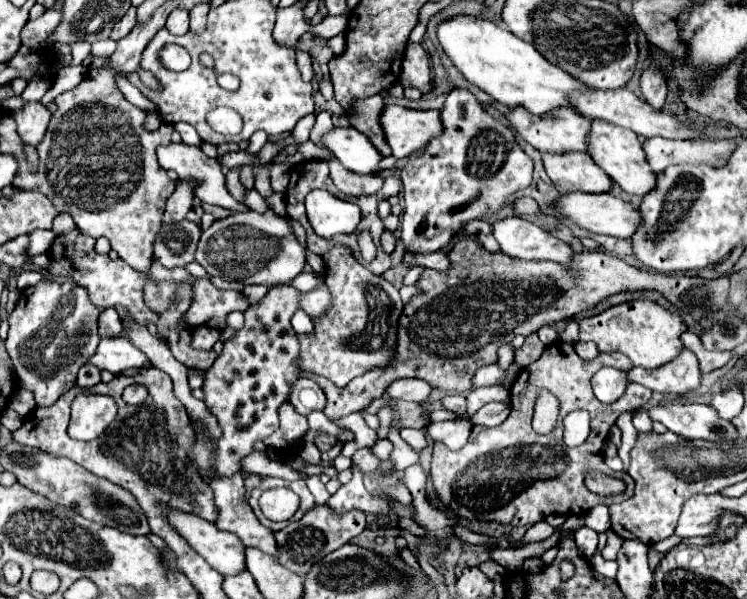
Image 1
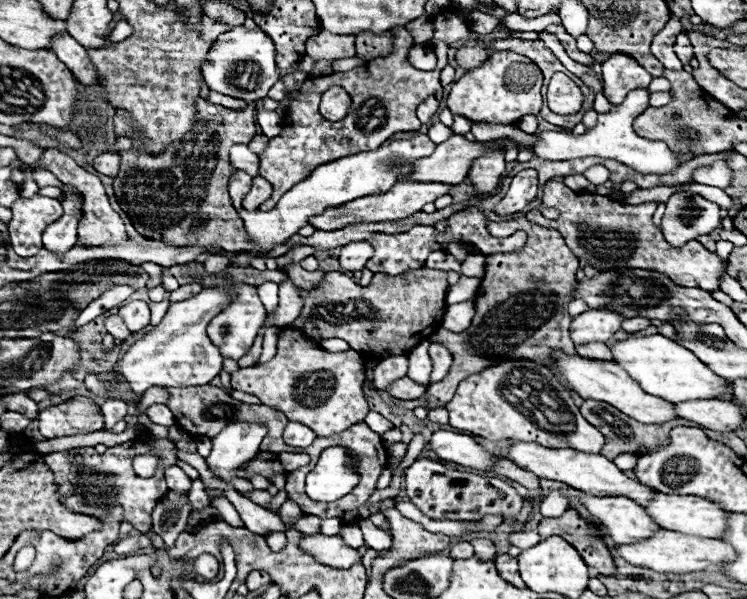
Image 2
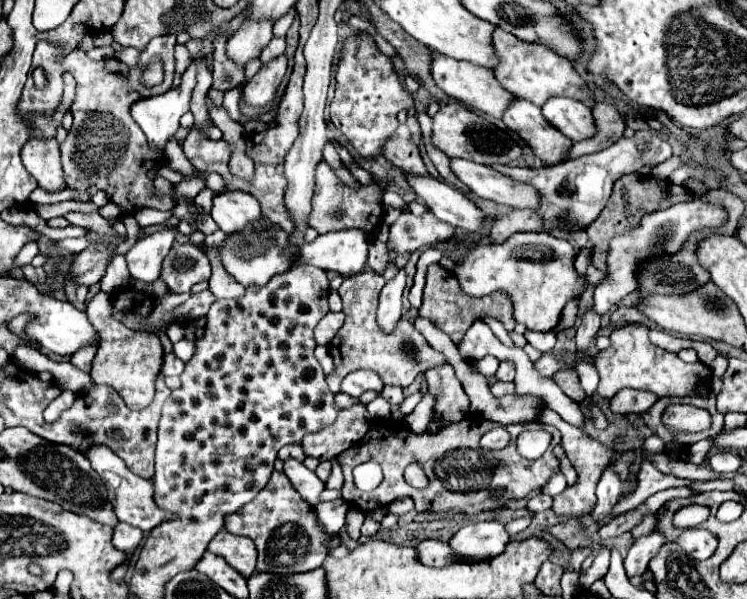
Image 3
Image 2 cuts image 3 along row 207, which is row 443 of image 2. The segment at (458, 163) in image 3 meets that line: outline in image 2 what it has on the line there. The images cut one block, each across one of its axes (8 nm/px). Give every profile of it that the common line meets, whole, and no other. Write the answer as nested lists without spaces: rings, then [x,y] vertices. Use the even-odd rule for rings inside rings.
[[[510,442],[508,446],[508,460],[512,460],[518,468],[534,472],[538,478],[546,480],[558,480],[564,482],[576,490],[588,492],[592,496],[628,496],[638,504],[646,504],[652,498],[652,488],[630,480],[622,470],[616,468],[612,460],[606,460],[604,456],[596,454],[584,454],[568,448],[544,448],[536,442]]]

